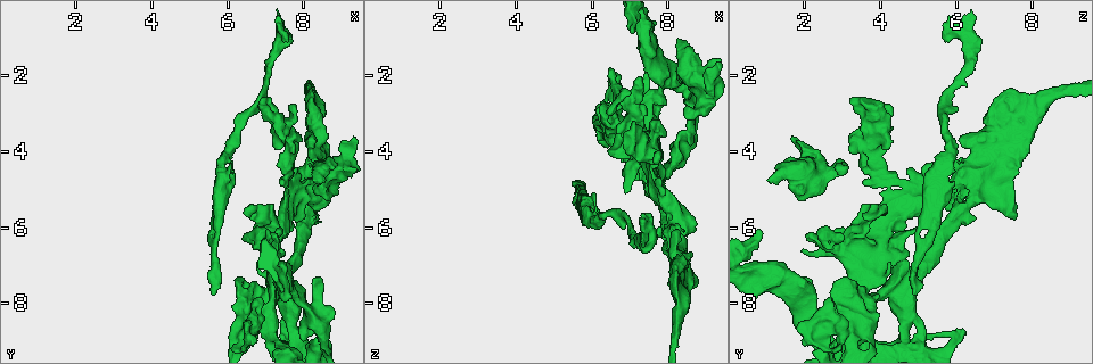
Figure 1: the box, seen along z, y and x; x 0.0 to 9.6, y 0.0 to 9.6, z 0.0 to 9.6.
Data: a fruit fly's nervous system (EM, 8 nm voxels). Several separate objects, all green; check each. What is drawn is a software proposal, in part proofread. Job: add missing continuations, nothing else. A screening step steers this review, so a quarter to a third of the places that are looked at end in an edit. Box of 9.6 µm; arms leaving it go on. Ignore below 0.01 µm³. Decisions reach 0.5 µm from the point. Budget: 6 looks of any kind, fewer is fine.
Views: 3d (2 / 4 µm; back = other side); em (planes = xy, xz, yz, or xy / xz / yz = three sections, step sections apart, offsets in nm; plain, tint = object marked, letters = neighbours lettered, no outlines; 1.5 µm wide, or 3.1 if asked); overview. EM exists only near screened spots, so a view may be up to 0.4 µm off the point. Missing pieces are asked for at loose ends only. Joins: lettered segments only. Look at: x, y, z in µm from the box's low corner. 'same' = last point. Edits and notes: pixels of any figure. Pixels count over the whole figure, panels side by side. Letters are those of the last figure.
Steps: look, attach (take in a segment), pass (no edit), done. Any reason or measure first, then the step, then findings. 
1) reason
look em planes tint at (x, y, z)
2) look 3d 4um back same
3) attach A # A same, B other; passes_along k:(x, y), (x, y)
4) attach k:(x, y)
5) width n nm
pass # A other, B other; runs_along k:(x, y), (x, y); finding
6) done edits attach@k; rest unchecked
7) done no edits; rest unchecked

free end
look em yz step 8 letters at (8.80, 5.10, 2.25)

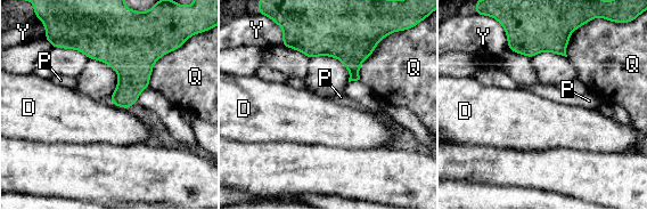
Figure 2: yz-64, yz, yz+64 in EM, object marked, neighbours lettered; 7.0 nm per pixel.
pass # D other, P other, Q other, Y other; runs_along 2:(293, 45), (369, 50); none of them fits

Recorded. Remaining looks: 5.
branch stops here
look em planes plain at (7.40, 0.65, 5.60)

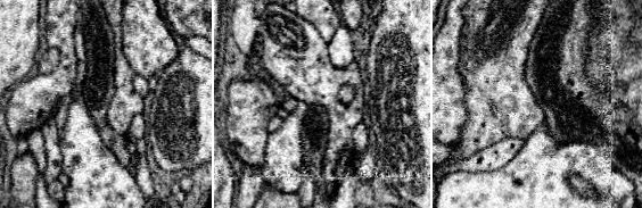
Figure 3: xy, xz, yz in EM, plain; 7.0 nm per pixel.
look em planes letters same

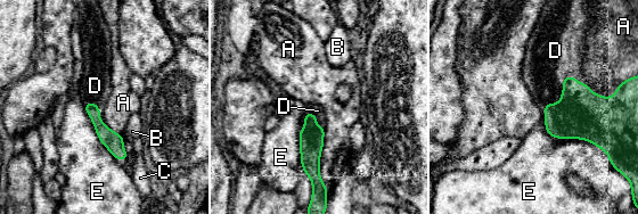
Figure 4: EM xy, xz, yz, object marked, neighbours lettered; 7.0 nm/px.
attach 4:(318, 110) # A other, B other, C other, D same, E other; it goes on there

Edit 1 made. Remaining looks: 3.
an open end
look 3d 4um at (7.80, 3.55, 3.25)

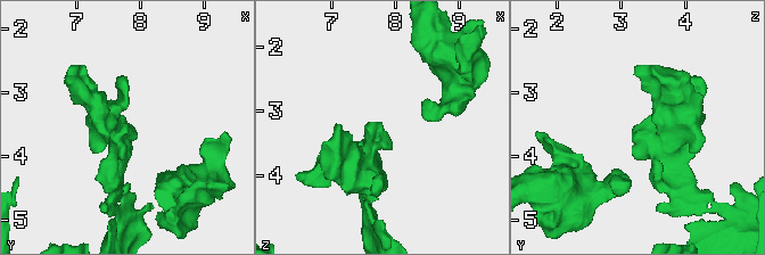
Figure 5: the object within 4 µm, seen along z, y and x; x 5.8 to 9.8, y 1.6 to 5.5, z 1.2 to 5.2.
arm_widths 190, 320 nm; need the tissue
look em xy step 4 letters at (7.85, 3.60, 3.15)

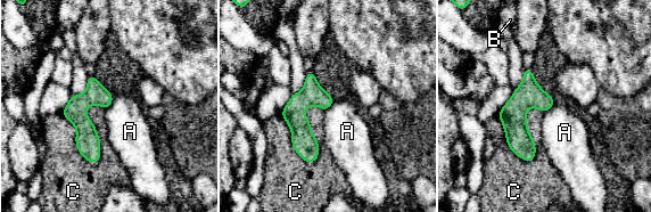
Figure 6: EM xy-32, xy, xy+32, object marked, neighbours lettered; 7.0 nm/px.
cut it another way
look em planes letters same

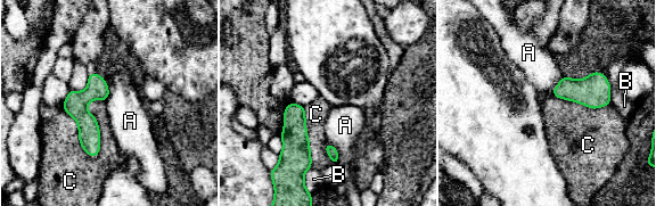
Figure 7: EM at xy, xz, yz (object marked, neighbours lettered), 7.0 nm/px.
pass # A other, B other, C other; border 7:(327, 141), (336, 149), (338, 163); none of them fits

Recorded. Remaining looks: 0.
done edits attach@4; rest unchecked

